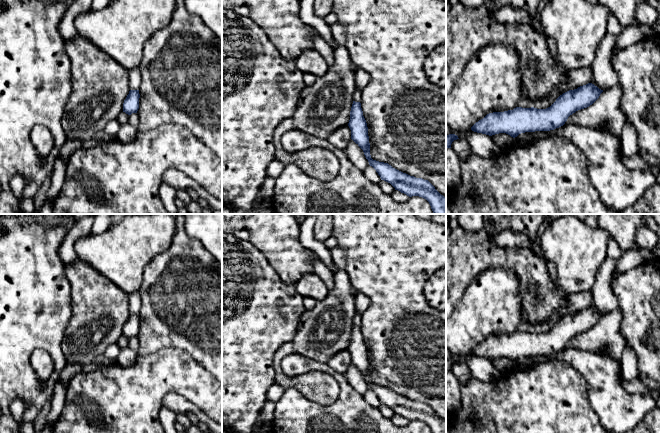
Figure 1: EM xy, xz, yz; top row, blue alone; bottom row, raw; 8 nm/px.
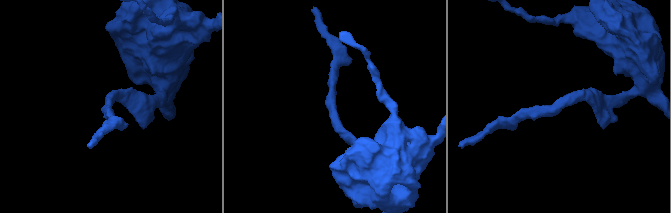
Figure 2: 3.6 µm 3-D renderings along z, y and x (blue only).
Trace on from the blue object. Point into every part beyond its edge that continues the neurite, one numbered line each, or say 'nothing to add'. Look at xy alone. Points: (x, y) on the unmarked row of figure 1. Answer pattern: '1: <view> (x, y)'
1: xy (100, 309)

